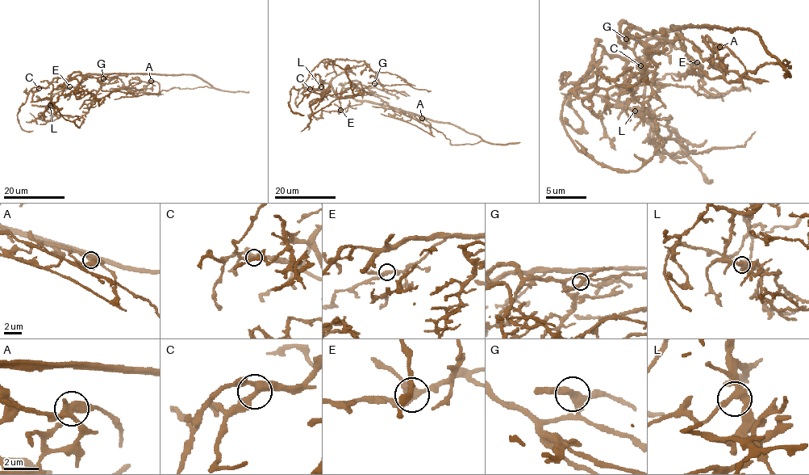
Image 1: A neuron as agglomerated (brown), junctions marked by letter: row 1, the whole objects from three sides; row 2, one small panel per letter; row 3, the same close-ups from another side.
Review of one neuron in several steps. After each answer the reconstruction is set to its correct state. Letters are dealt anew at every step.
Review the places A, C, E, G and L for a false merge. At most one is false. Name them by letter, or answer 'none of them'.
A

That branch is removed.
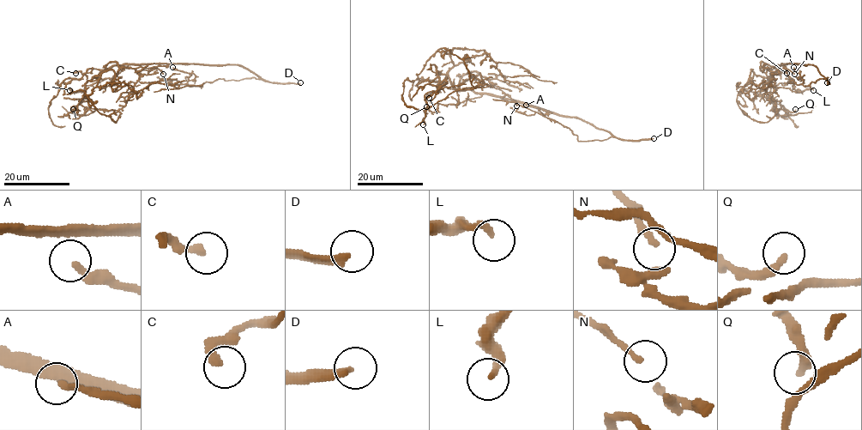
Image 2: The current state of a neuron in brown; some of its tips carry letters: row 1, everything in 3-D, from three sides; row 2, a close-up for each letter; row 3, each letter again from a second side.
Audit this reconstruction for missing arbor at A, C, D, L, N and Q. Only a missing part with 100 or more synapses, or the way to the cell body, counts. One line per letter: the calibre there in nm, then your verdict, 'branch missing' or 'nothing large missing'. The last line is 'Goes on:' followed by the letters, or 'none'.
A: 170 nm thick; nothing large missing
C: 280 nm thick; nothing large missing
D: 240 nm thick; branch missing
L: 220 nm thick; nothing large missing
N: 150 nm thick; nothing large missing
Q: 280 nm thick; nothing large missing
Goes on: D

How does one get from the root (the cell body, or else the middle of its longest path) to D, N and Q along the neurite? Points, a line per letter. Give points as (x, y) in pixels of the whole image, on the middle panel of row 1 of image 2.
D: (521, 103), (560, 115), (577, 117), (619, 139), (641, 141), (654, 138)
N: (521, 103), (491, 94), (461, 90), (459, 81), (465, 75), (479, 72), (506, 93), (516, 105)
Q: (521, 103), (491, 94), (459, 90), (437, 71), (443, 85), (424, 95), (426, 106)

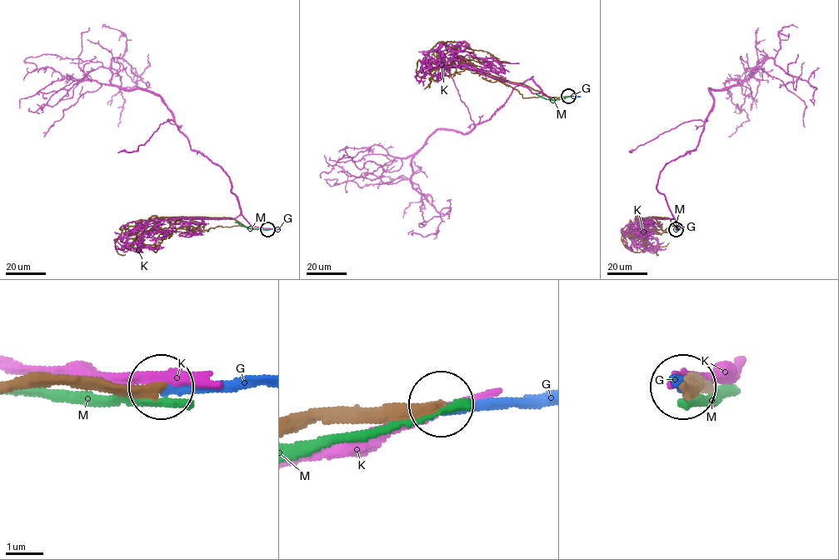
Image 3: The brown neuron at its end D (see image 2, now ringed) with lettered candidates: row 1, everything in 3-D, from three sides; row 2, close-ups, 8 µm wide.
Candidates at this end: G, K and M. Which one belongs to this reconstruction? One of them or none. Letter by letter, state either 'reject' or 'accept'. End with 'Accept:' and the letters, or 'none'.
G: reject
K: reject
M: reject
Accept: none

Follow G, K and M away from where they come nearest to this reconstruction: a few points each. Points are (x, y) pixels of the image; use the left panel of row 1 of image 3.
G: (267, 229), (280, 228)
K: (266, 228), (251, 225), (229, 177), (191, 148), (162, 98), (112, 86), (102, 62), (27, 57), (38, 72)
M: (266, 229), (248, 228), (235, 222)

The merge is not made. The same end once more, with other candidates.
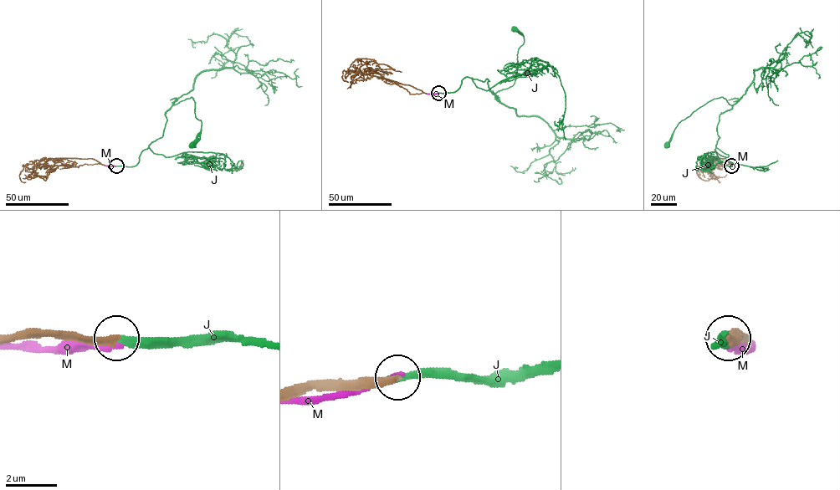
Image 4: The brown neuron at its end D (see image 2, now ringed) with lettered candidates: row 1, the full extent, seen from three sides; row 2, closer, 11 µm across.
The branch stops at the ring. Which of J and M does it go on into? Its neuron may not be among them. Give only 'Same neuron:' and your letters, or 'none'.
Same neuron: J

